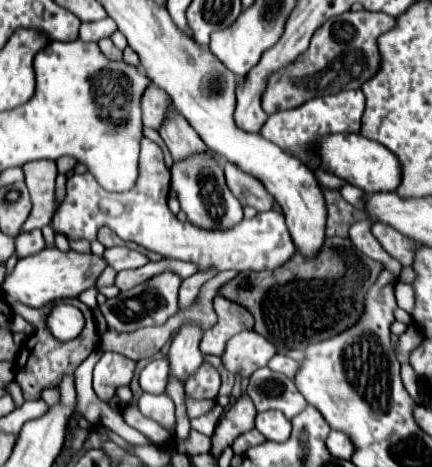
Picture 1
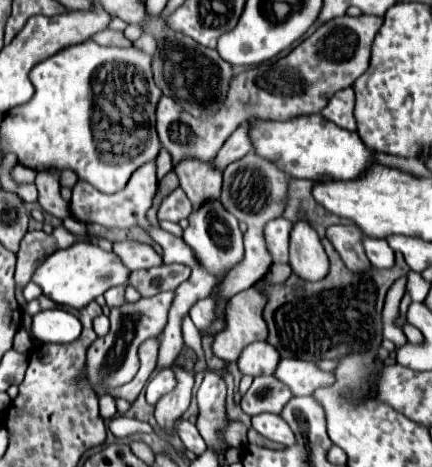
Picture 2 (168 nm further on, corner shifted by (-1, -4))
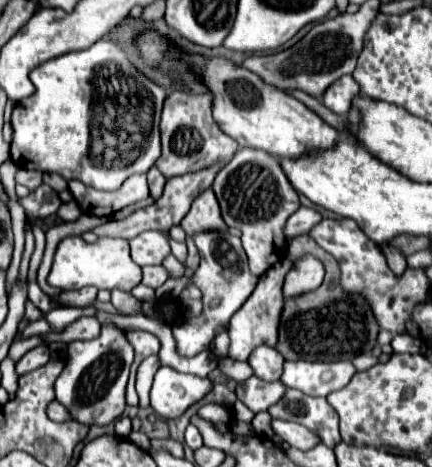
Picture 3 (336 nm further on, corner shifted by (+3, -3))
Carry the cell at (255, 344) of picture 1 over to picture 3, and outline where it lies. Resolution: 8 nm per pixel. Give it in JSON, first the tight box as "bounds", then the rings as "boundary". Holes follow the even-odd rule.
{"bounds":[249,345,283,381],"boundary":[[[261,345],[253,351],[249,357],[249,365],[253,367],[253,373],[263,381],[279,381],[283,373],[283,355],[267,345]]]}

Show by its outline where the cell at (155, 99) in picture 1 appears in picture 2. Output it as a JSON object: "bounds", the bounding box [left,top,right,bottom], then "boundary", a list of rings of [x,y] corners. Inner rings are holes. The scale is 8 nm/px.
{"bounds":[155,14,383,164],"boundary":[[[345,14],[325,22],[287,56],[239,72],[233,78],[229,96],[217,116],[203,116],[197,120],[189,116],[175,100],[161,96],[155,122],[161,146],[171,152],[173,164],[187,156],[213,160],[223,142],[231,136],[233,128],[245,120],[291,120],[295,116],[317,114],[335,92],[353,86],[353,82],[369,68],[371,44],[381,26],[383,18],[367,14],[357,18]]]}

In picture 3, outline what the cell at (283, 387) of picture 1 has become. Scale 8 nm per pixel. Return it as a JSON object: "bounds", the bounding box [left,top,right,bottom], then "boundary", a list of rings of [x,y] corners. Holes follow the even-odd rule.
{"bounds":[235,375,287,413],"boundary":[[[253,375],[247,381],[239,383],[235,393],[241,403],[245,403],[253,413],[259,413],[259,411],[267,411],[267,407],[275,405],[283,397],[285,389],[287,387],[281,381],[269,383],[269,381],[263,381]]]}

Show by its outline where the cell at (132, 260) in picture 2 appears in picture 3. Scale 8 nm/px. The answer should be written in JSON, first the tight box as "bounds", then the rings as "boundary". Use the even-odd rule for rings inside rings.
{"bounds":[129,231,171,265],"boundary":[[[145,231],[129,241],[131,257],[137,265],[161,265],[163,259],[171,253],[169,237],[163,231]]]}

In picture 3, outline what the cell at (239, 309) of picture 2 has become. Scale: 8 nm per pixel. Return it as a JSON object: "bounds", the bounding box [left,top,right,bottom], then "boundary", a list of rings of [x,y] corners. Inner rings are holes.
{"bounds":[229,257,293,361],"boundary":[[[289,257],[277,261],[265,275],[259,277],[259,283],[253,291],[253,295],[245,301],[245,305],[231,317],[229,321],[229,337],[231,337],[231,347],[229,347],[229,355],[237,361],[247,361],[249,355],[253,353],[255,347],[259,345],[269,345],[275,347],[277,345],[277,337],[279,337],[279,319],[281,319],[281,311],[283,311],[283,279],[289,273],[289,269],[293,267],[293,261]]]}

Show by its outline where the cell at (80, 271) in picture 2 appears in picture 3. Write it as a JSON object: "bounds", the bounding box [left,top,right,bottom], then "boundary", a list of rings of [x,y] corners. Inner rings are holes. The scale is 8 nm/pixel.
{"bounds":[49,237,143,291],"boundary":[[[65,237],[57,251],[53,269],[49,273],[49,285],[59,287],[63,291],[67,289],[81,289],[87,285],[95,285],[99,289],[121,289],[131,291],[137,287],[143,279],[141,267],[133,263],[129,255],[129,241],[121,237],[99,237],[95,243],[85,243],[81,237]]]}

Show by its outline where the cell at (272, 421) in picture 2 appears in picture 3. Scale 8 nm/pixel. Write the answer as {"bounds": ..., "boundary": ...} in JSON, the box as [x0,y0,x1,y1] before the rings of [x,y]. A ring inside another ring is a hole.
{"bounds":[273,419,321,451],"boundary":[[[273,419],[273,431],[275,431],[275,435],[279,435],[283,441],[287,441],[291,447],[297,447],[297,449],[301,449],[301,451],[311,449],[311,447],[315,447],[317,443],[321,443],[321,439],[317,437],[317,433],[313,433],[311,429],[299,425],[299,423]]]}

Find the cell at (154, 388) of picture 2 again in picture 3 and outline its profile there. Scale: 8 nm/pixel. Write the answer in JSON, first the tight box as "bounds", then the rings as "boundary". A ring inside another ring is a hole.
{"bounds":[151,367,213,419],"boundary":[[[159,367],[151,387],[151,407],[165,419],[183,415],[193,403],[201,401],[213,389],[213,381],[191,373],[179,373],[171,367]]]}

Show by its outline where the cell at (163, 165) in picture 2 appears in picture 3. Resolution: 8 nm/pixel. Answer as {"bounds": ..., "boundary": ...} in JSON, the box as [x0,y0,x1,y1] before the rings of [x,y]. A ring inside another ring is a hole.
{"bounds":[147,167,165,201],"boundary":[[[151,167],[149,173],[147,173],[147,181],[149,181],[151,197],[157,201],[161,197],[161,191],[163,191],[163,185],[165,185],[165,177],[161,175],[161,171],[157,171],[155,167]]]}

